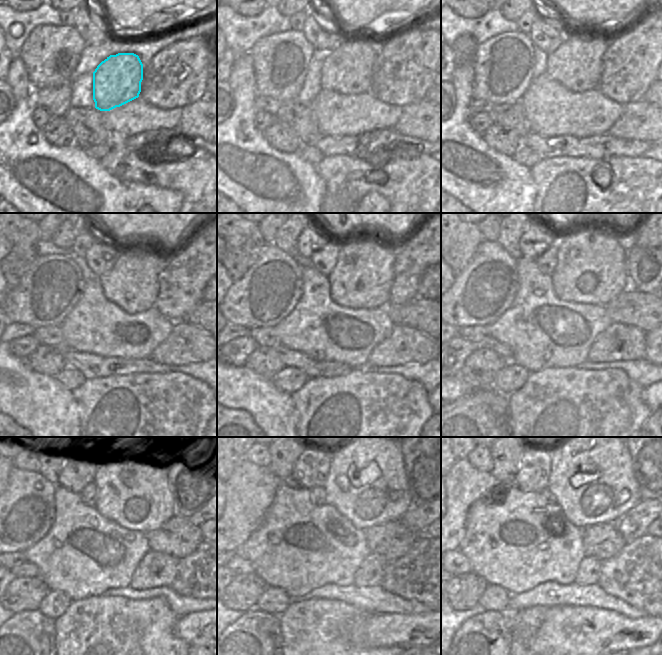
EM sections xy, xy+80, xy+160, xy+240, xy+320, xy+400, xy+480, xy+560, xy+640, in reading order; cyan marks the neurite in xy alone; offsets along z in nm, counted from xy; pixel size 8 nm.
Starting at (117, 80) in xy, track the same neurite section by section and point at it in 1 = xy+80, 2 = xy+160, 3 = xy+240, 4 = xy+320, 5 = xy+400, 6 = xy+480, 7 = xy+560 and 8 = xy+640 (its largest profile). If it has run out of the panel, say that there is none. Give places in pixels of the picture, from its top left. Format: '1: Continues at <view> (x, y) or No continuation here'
1: Continues at xy+80 (348, 69)
2: Continues at xy+160 (576, 64)
3: Continues at xy+240 (132, 284)
4: Continues at xy+320 (362, 277)
5: Continues at xy+400 (591, 267)
6: Continues at xy+480 (139, 492)
7: Continues at xy+560 (367, 484)
8: Continues at xy+640 (591, 478)

